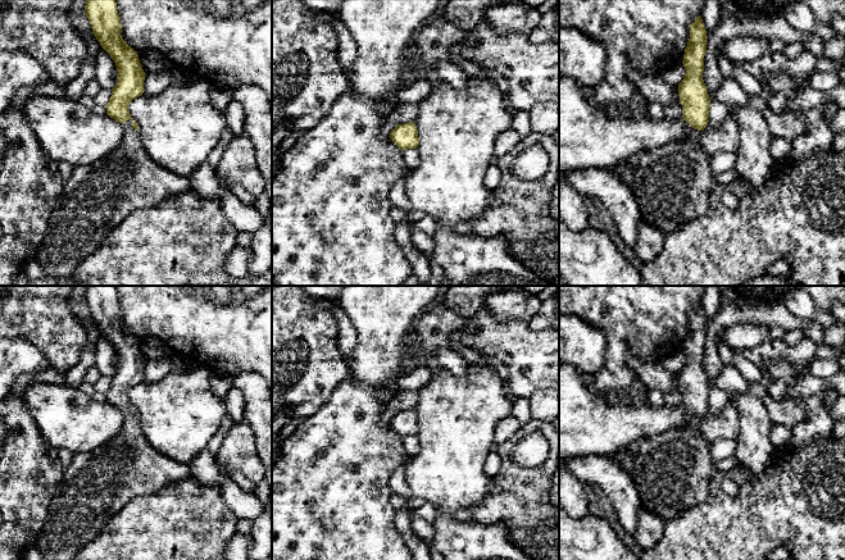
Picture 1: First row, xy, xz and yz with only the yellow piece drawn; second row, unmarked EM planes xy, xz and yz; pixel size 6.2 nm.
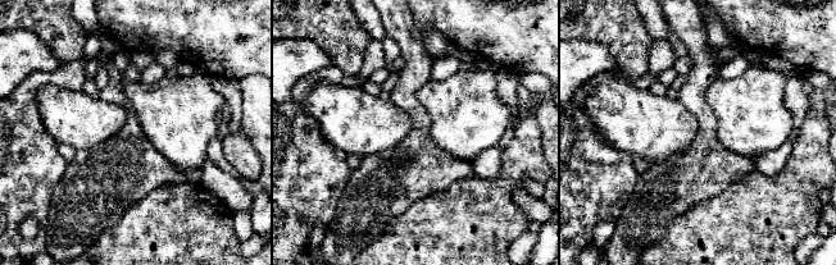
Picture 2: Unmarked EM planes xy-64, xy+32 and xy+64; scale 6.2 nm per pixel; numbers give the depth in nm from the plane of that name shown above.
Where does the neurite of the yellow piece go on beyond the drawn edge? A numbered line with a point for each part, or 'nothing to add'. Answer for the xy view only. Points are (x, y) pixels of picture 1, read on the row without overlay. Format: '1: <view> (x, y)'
1: xy (95, 487)

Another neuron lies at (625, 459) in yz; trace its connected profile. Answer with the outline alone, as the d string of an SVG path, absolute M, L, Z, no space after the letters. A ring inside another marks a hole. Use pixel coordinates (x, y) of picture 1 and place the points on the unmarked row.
M626 449L617 452L614 456L610 457L613 463L615 463L621 469L630 473L635 465L635 450Z

